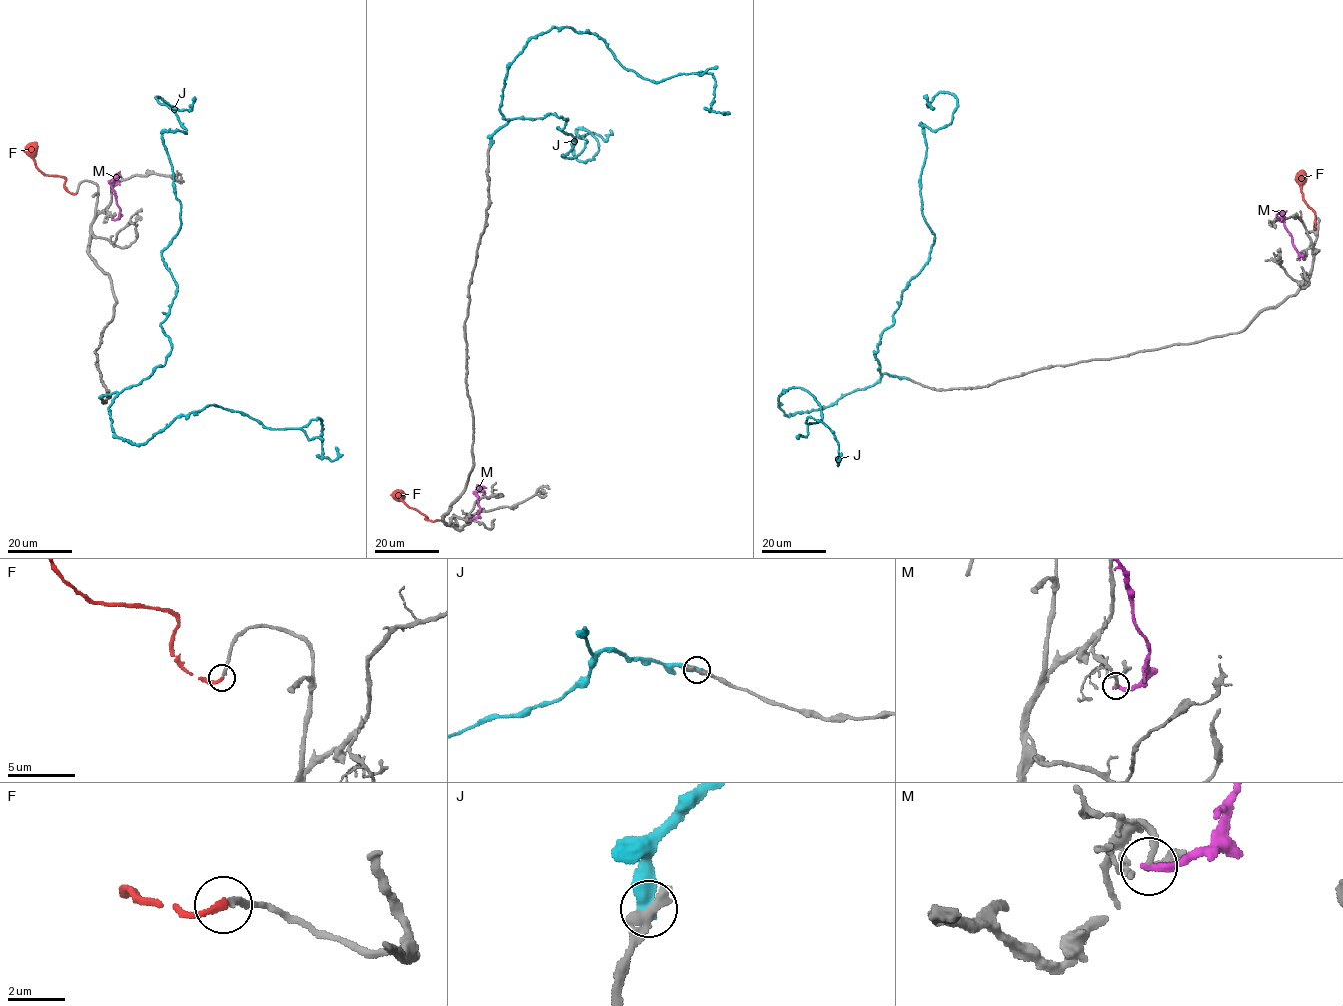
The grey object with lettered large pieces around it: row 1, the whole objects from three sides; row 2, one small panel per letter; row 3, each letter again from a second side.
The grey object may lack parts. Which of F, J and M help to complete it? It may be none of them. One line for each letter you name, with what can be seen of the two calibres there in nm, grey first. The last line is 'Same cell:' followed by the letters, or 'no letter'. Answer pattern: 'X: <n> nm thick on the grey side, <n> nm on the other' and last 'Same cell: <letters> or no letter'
F: 240 nm thick on the grey side, 240 nm on the other
Same cell: F

